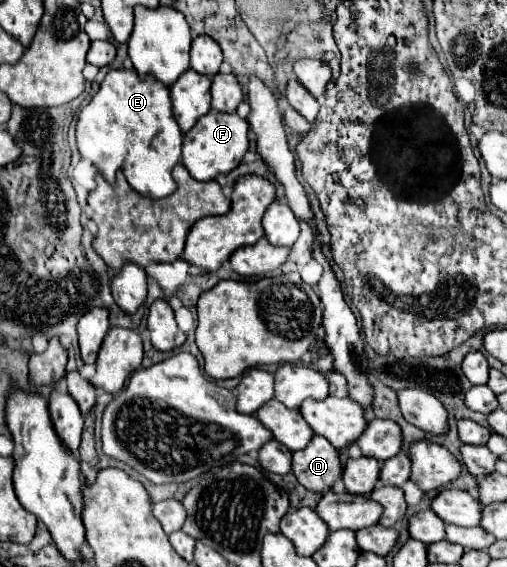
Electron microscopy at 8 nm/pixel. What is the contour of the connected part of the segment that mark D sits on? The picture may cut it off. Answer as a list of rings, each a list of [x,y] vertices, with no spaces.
[[[316,435],[306,449],[292,453],[292,473],[310,491],[324,493],[342,479],[342,459],[328,439]]]

